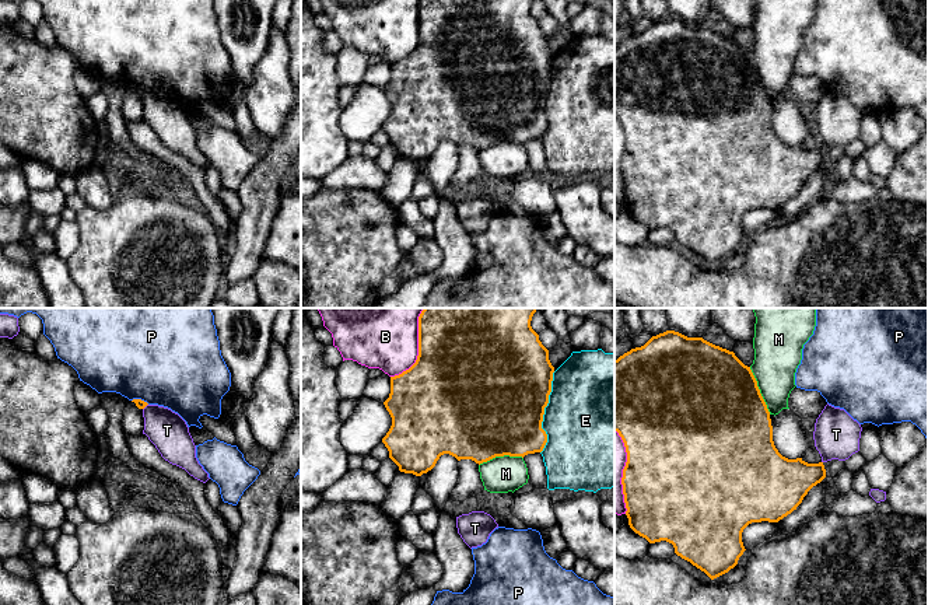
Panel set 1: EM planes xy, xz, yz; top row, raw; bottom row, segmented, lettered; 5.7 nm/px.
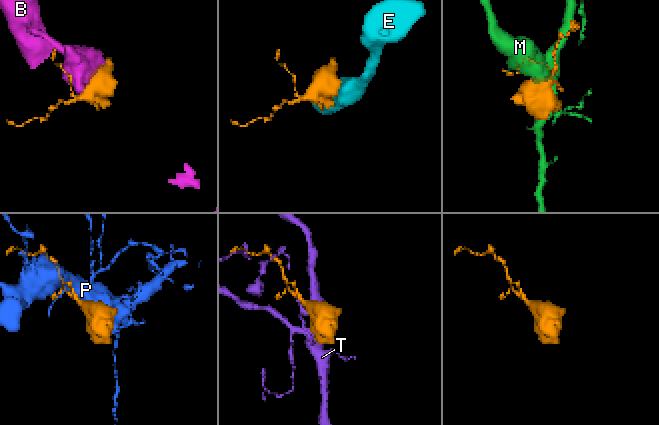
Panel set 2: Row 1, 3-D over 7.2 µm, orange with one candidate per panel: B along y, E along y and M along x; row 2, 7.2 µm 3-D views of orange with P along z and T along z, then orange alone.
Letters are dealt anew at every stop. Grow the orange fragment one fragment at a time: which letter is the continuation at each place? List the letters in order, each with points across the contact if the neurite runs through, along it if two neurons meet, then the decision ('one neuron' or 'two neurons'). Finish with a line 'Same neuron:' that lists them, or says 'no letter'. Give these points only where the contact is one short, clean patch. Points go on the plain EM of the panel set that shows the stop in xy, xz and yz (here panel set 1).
B: two neurons
E: two neurons
M: two neurons
P: two neurons
T: border xy (147, 90), (143, 95); two neurons
Same neuron: no letter

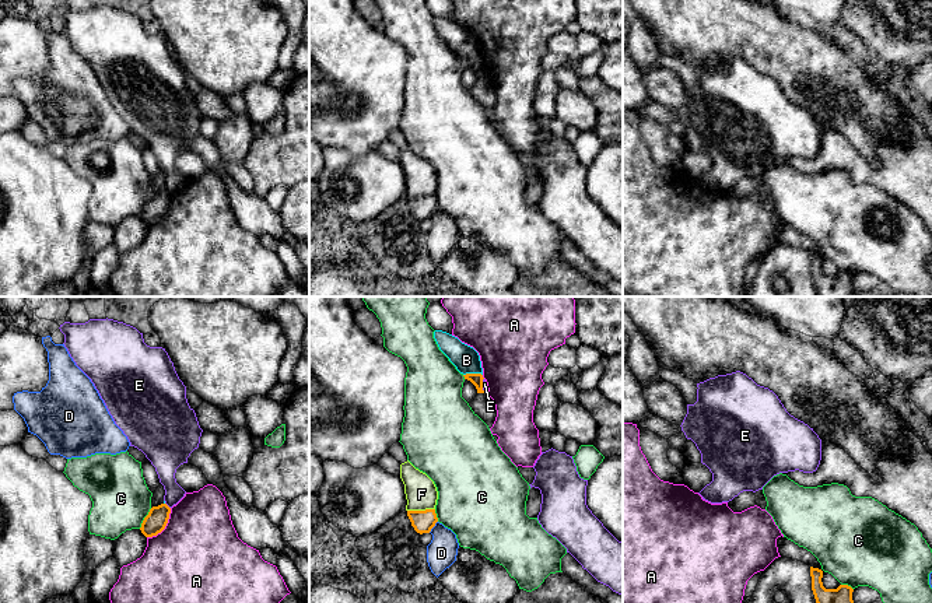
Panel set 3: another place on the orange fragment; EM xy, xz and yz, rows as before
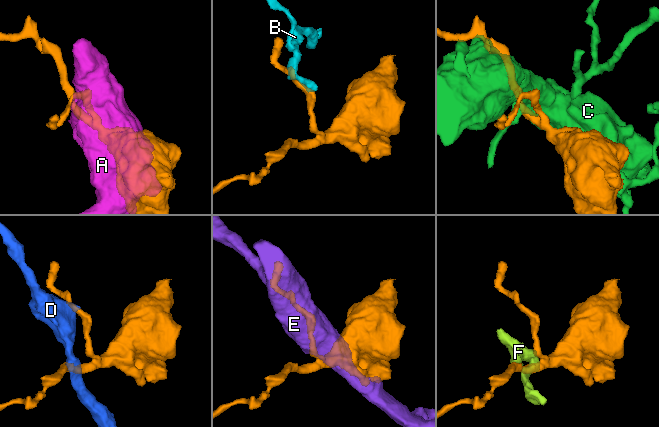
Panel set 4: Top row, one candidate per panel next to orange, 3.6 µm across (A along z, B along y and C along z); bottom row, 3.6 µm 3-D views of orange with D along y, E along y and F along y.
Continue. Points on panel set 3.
A: two neurons
B: two neurons
C: two neurons
D: border xz (437, 207), (428, 218); two neurons
E: border xy (165, 189), (170, 195); two neurons
F: border xz (434, 195), (407, 197); two neurons
Same neuron: no letter

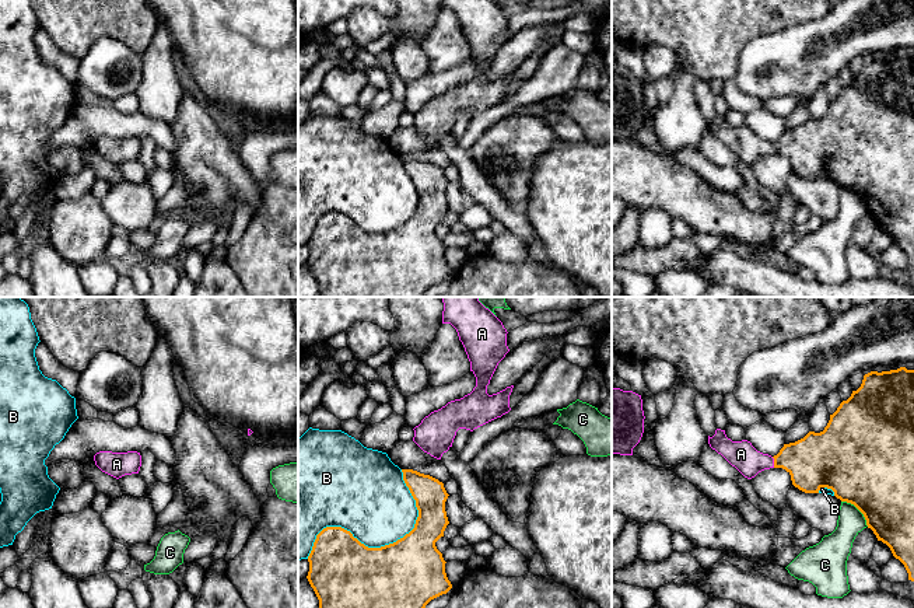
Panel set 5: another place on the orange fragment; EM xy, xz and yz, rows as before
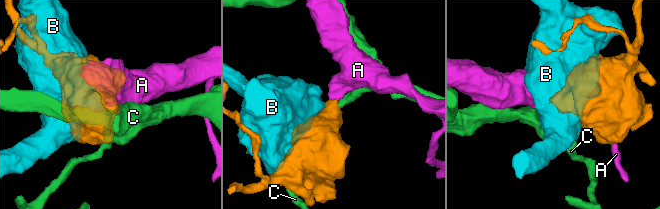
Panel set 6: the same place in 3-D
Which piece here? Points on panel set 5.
A: way yz (818, 146), (774, 149), (748, 147), (741, 140); one neuron
B: two neurons
C: border yz (841, 187), (850, 188), (862, 201), (868, 212); two neurons
Same neuron: A

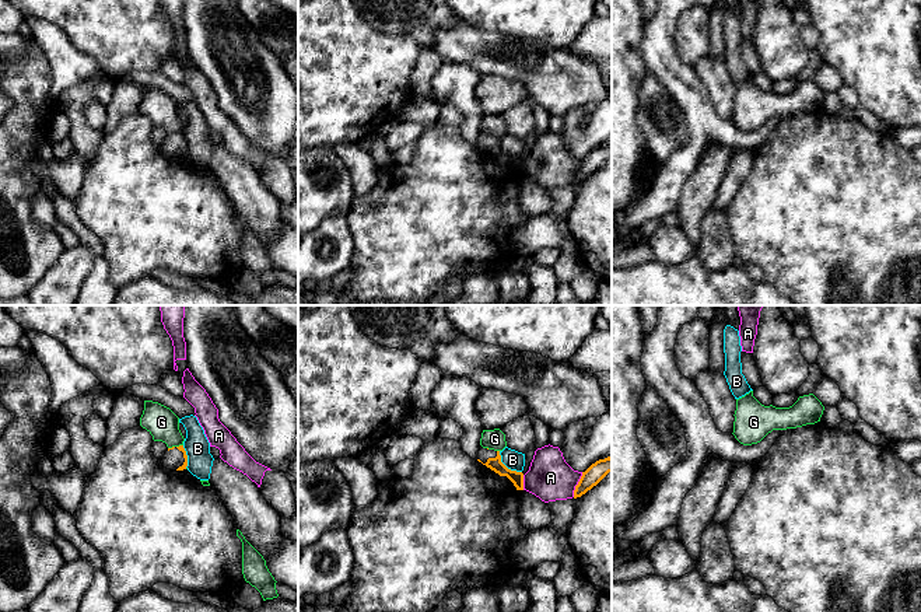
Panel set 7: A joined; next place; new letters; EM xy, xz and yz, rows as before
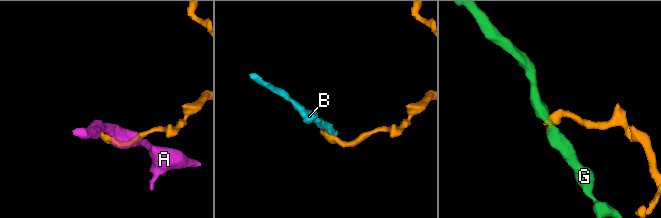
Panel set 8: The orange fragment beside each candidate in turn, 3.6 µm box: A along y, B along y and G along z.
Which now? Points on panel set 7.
A: two neurons
B: border xz (498, 137), (500, 146), (508, 154), (521, 158); two neurons
G: border xy (182, 130), (177, 133); two neurons
Same neuron: no letter

